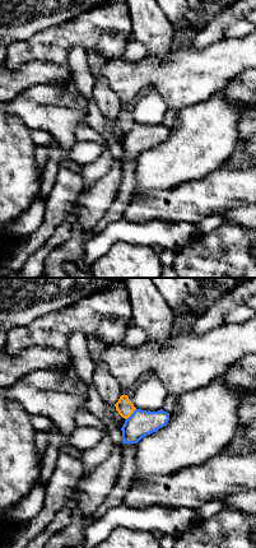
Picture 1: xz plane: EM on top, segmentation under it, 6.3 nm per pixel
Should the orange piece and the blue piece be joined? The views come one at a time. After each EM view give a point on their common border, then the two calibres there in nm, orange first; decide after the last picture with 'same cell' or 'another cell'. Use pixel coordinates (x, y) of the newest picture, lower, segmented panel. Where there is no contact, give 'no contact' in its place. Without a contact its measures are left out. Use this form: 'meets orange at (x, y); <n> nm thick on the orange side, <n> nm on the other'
meets orange at (131, 413); 110 nm thick on the orange side, 160 nm on the other

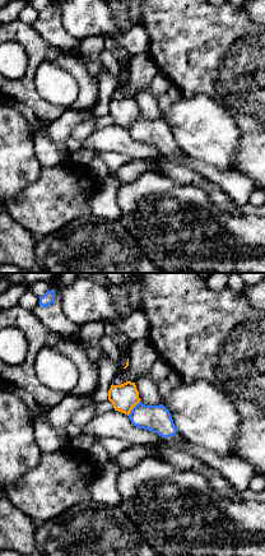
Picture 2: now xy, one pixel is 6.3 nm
meets orange at (133, 407); 170 nm thick on the orange side, 170 nm on the other

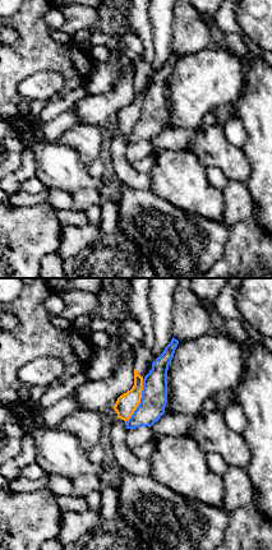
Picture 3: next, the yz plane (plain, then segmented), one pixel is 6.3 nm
meets orange at (139, 401); 140 nm thick on the orange side, 160 nm on the other

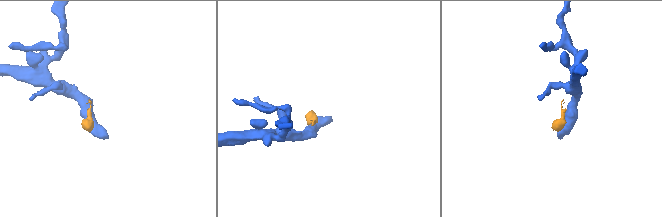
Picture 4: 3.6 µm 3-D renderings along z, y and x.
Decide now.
another cell

